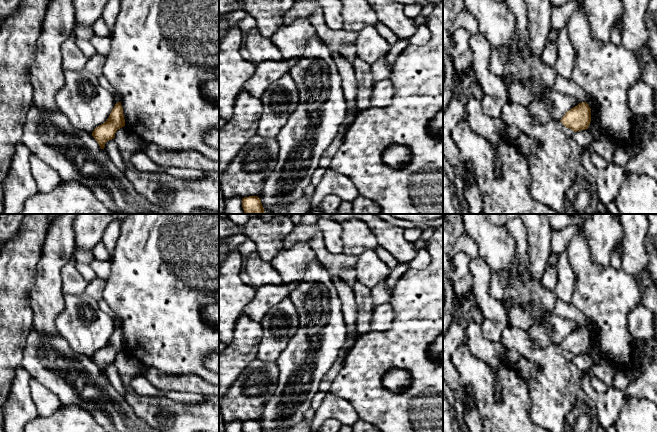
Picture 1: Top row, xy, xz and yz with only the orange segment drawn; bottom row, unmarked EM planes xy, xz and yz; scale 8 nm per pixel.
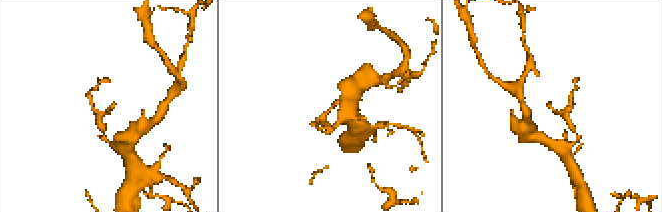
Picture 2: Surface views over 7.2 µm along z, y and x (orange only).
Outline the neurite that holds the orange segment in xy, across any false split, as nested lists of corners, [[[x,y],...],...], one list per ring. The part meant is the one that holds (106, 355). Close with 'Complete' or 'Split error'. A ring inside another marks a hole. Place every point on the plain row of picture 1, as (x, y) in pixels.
[[[121,326],[115,328],[109,342],[101,349],[96,351],[92,360],[98,366],[101,373],[104,373],[105,367],[115,362],[118,353],[125,350],[125,343]]]. Complete

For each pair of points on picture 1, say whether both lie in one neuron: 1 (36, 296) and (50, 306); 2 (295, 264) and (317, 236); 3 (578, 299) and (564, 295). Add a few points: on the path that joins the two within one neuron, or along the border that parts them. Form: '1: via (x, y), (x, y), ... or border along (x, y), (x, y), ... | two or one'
1: via (39, 297), (47, 303) | one
2: border along (286, 249), (297, 242), (306, 242), (316, 258) | two
3: border along (575, 274), (575, 285), (569, 302) | two

